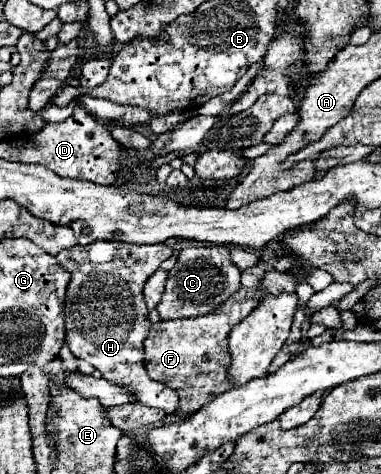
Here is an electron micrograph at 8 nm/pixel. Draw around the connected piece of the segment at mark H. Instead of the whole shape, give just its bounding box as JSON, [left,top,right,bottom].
[57,240,177,414]

